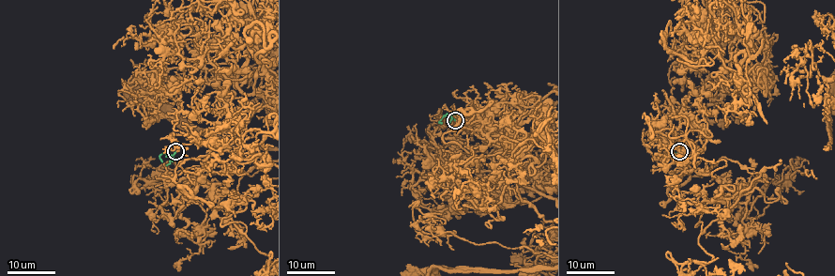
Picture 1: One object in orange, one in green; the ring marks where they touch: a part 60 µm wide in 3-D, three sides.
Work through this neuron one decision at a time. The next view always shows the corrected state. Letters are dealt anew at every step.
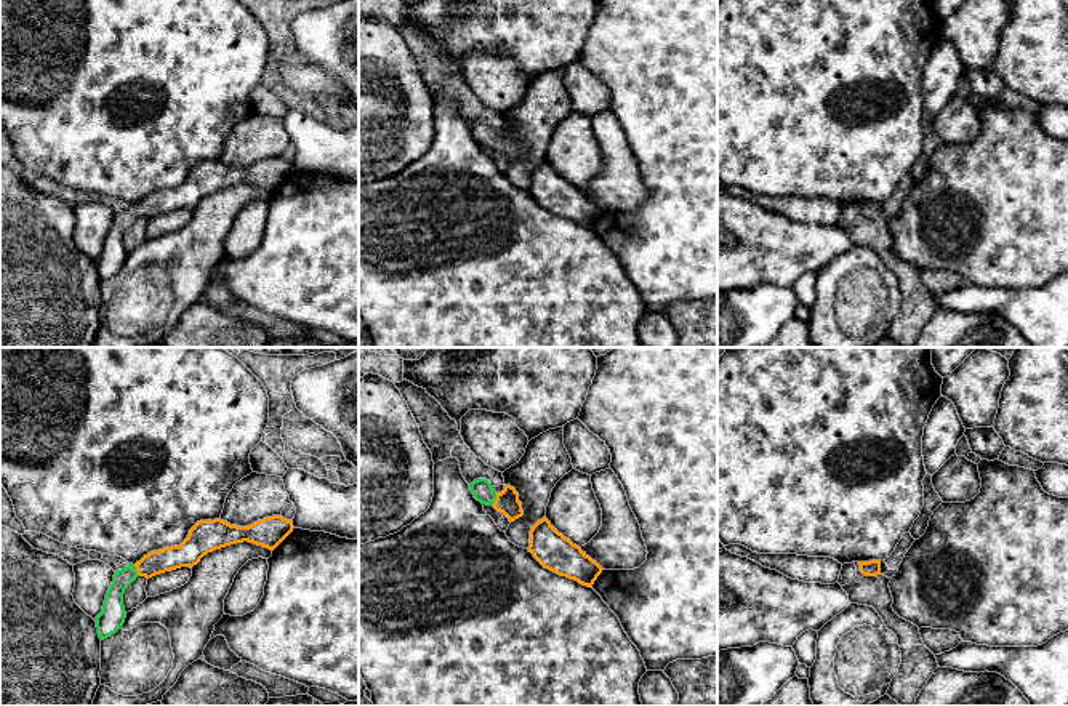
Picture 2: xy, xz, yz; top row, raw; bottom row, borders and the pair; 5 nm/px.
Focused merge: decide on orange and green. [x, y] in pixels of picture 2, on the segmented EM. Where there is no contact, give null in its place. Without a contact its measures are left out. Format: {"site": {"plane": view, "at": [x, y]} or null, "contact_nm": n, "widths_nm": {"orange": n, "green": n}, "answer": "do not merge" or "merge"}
{"site": {"plane": "xz", "at": [495, 500]}, "contact_nm": 70, "widths_nm": {"orange": 120, "green": 110}, "answer": "merge"}

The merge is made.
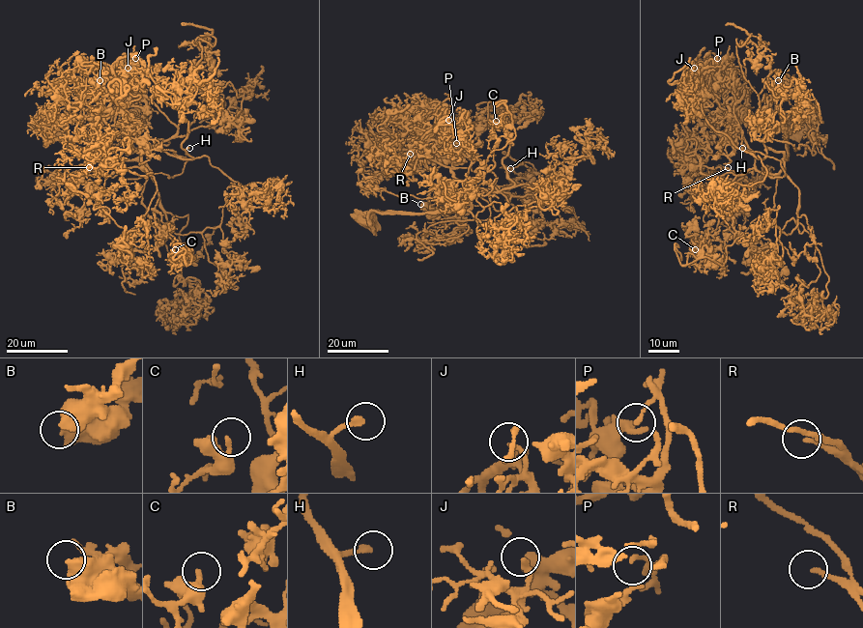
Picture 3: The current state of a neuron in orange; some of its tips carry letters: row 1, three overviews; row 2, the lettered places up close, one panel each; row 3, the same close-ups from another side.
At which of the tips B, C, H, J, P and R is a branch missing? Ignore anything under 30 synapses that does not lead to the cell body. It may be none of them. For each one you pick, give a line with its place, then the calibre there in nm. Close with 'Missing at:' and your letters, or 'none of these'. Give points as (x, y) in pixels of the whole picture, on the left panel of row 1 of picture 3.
B: at (100, 80); 600 nm thick
C: at (175, 249); 220 nm thick
H: at (189, 148); 180 nm thick
Missing at: B, C, H

